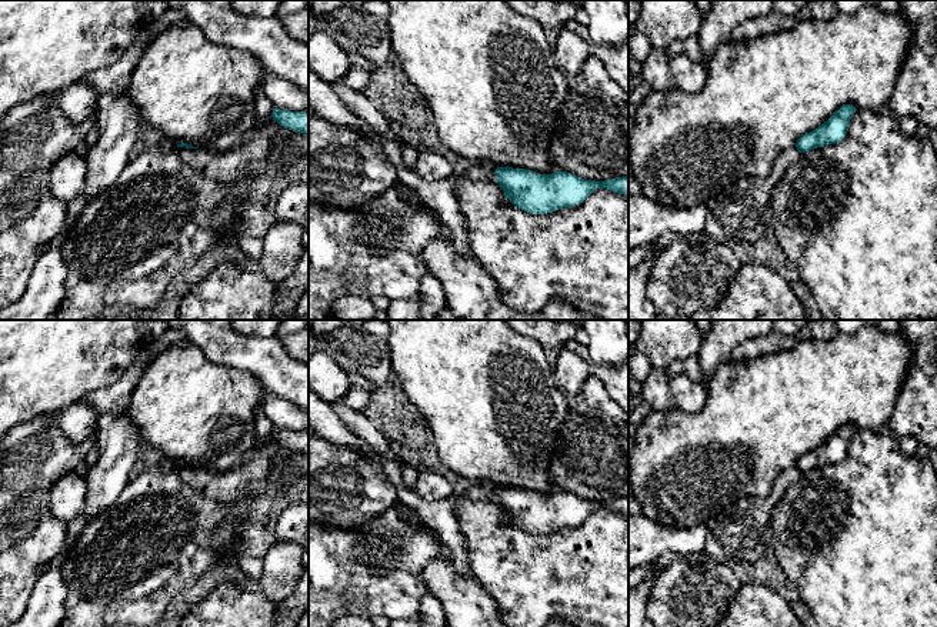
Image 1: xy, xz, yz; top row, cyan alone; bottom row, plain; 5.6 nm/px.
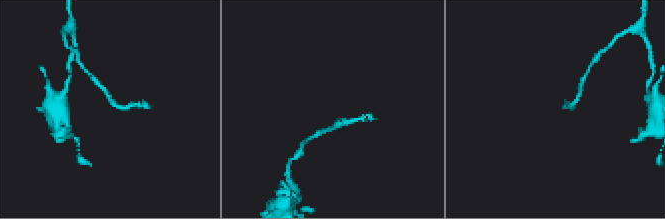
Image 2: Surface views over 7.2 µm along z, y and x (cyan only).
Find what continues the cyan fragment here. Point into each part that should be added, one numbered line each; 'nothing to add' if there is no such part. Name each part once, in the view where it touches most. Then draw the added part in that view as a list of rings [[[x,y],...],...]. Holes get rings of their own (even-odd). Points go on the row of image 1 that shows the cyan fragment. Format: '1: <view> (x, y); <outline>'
nothing to add

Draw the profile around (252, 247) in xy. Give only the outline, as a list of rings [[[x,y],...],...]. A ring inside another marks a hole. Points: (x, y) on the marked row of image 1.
[[[259,87],[254,126],[239,146],[223,154],[179,147],[181,160],[229,187],[233,200],[216,207],[213,224],[233,229],[236,244],[253,264],[263,256],[263,236],[277,221],[281,194],[291,184],[309,183],[309,137],[274,121],[274,109]]]

